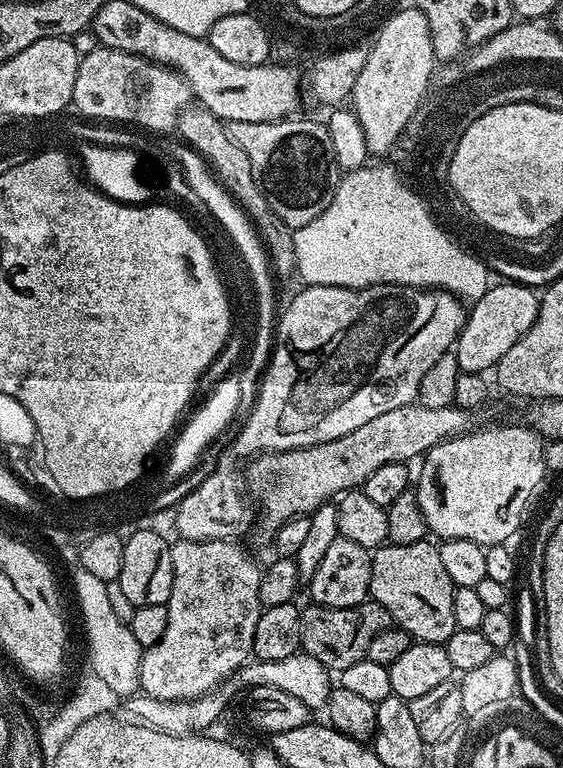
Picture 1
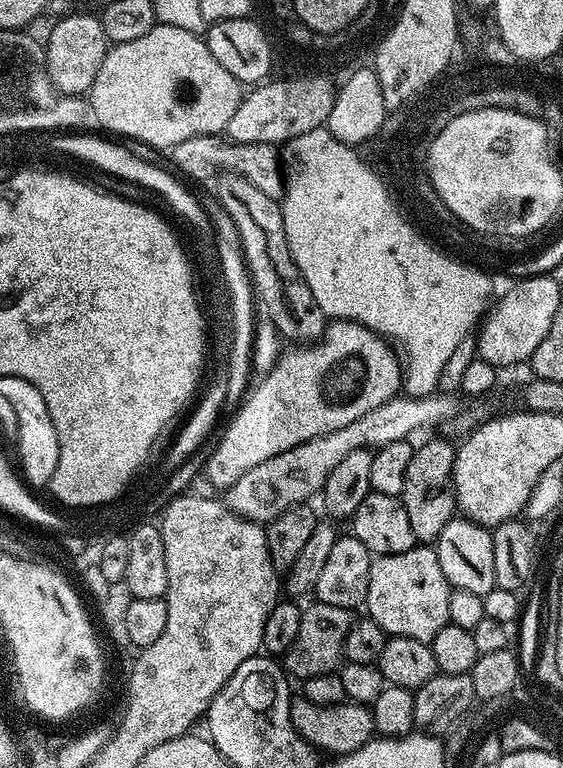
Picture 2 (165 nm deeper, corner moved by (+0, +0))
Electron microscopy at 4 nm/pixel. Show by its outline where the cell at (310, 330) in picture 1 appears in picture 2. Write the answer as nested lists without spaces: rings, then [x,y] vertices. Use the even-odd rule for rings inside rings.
[[[332,320],[319,340],[299,346],[301,348],[292,348],[289,352],[288,349],[281,351],[276,365],[259,377],[260,385],[257,388],[255,385],[247,393],[244,403],[235,409],[233,416],[236,417],[229,422],[220,441],[215,441],[202,473],[203,479],[208,479],[214,487],[226,490],[234,486],[246,470],[254,470],[258,462],[266,462],[266,458],[274,458],[315,436],[330,434],[330,430],[339,430],[349,422],[362,418],[362,414],[370,414],[374,406],[382,406],[382,402],[390,402],[401,395],[401,357],[385,337],[366,326],[355,324],[352,320]]]

